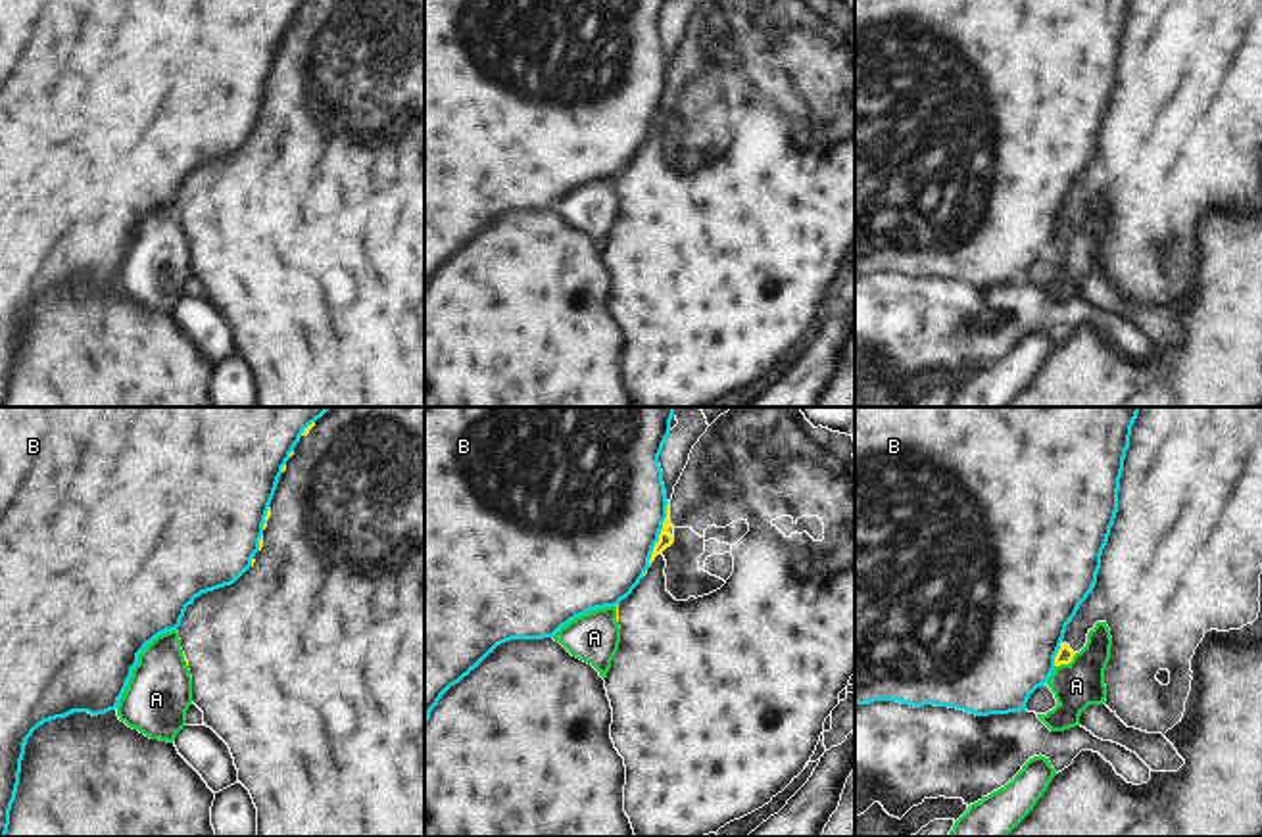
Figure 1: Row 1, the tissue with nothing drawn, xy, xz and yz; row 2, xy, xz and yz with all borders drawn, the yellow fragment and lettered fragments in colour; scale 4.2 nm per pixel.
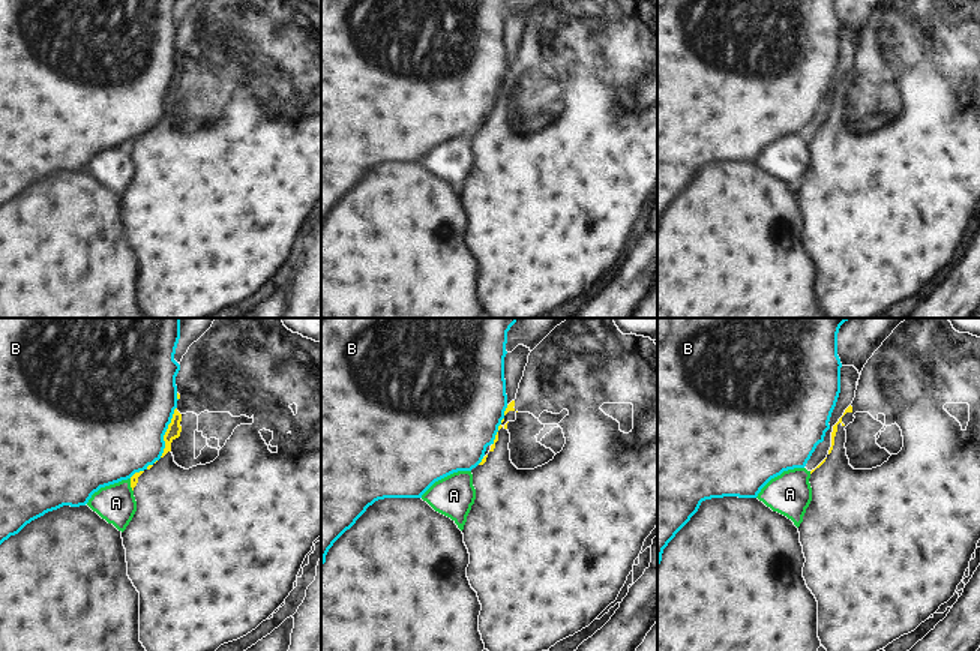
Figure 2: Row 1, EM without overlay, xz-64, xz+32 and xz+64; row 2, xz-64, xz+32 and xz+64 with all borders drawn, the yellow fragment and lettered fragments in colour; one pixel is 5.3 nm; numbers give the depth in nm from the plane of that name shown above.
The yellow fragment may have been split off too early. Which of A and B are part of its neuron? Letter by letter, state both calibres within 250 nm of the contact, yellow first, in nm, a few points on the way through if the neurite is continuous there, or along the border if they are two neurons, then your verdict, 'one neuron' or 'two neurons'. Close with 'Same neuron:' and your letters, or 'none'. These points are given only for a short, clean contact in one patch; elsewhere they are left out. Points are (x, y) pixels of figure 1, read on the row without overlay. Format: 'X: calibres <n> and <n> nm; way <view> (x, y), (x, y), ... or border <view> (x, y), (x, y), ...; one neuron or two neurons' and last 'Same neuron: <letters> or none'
A: calibres 70 and 200 nm; border yz (1076, 223), (1068, 233), (1055, 237); two neurons
B: calibres 60 and 500 nm; one neuron
Same neuron: B

